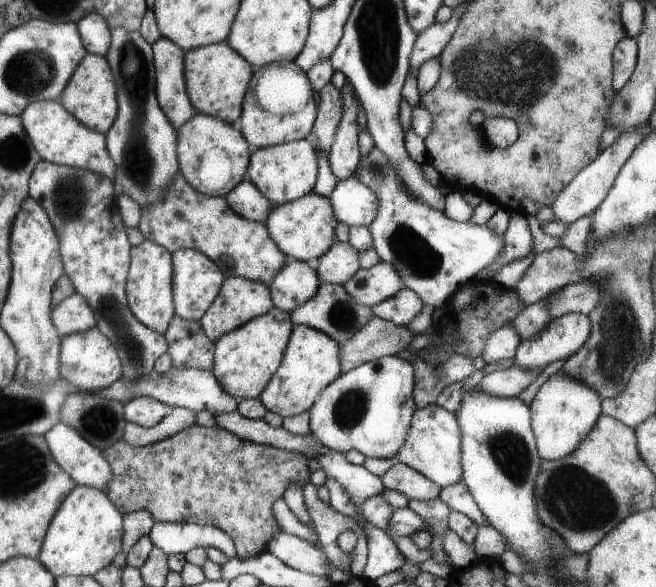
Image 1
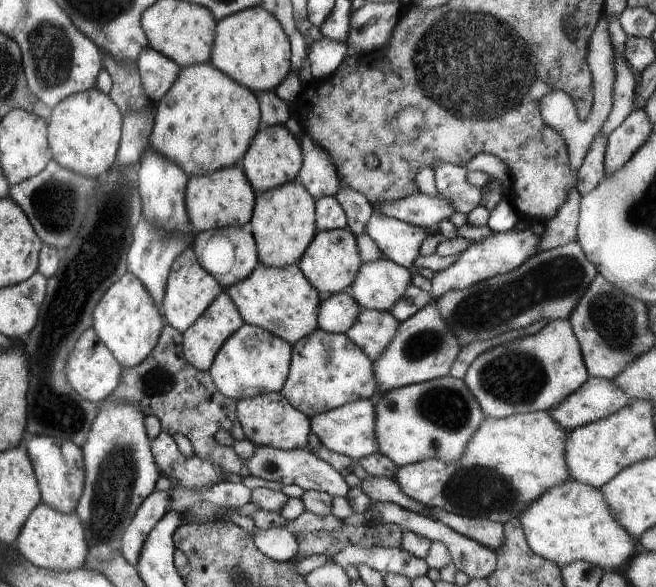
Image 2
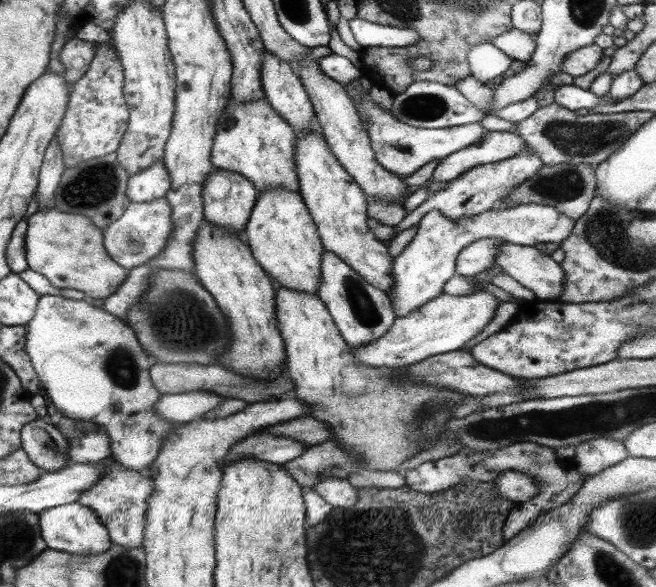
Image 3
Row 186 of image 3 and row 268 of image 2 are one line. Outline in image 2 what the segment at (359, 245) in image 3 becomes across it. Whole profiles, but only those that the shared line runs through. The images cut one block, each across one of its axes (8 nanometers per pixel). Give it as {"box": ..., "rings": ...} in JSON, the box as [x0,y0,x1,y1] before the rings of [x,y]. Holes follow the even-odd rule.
{"box":[295,229,361,296],"rings":[[[334,229],[316,231],[295,264],[309,285],[324,296],[347,291],[361,262],[357,254],[354,235],[348,229]]]}

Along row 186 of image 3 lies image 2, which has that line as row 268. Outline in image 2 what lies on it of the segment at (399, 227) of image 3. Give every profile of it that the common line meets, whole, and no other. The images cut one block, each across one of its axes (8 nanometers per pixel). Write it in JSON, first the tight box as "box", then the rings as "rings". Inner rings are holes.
{"box":[427,227,541,304],"rings":[[[511,227],[507,232],[493,233],[487,238],[477,240],[477,242],[471,241],[471,244],[462,250],[457,256],[457,260],[450,266],[447,266],[445,270],[441,272],[435,272],[433,278],[430,279],[432,288],[429,292],[429,302],[427,304],[437,304],[443,294],[449,292],[449,290],[463,290],[467,286],[473,286],[477,282],[483,282],[487,278],[493,278],[497,274],[509,273],[509,270],[515,270],[517,266],[525,264],[527,258],[531,258],[533,254],[539,252],[539,238],[541,234],[535,234],[535,232],[529,230],[515,230]]]}

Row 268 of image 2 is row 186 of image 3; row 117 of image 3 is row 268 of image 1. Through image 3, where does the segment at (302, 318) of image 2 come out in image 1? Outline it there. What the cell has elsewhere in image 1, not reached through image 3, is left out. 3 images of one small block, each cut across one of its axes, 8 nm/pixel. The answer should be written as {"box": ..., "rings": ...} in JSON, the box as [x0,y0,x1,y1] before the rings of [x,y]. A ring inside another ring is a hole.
{"box":[137,171,287,284],"rings":[[[178,171],[173,174],[172,181],[160,194],[157,201],[140,208],[141,217],[137,224],[137,230],[141,232],[143,239],[165,248],[169,253],[180,249],[192,249],[202,253],[215,265],[221,267],[221,273],[225,277],[237,276],[249,281],[260,281],[269,284],[273,276],[287,262],[287,256],[273,243],[263,223],[246,220],[230,210],[224,197],[207,197],[195,191]]]}

